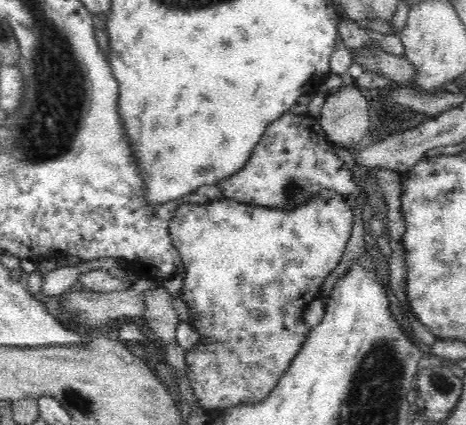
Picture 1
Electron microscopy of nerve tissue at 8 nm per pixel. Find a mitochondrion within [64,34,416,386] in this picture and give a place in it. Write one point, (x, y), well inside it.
(294, 187)

